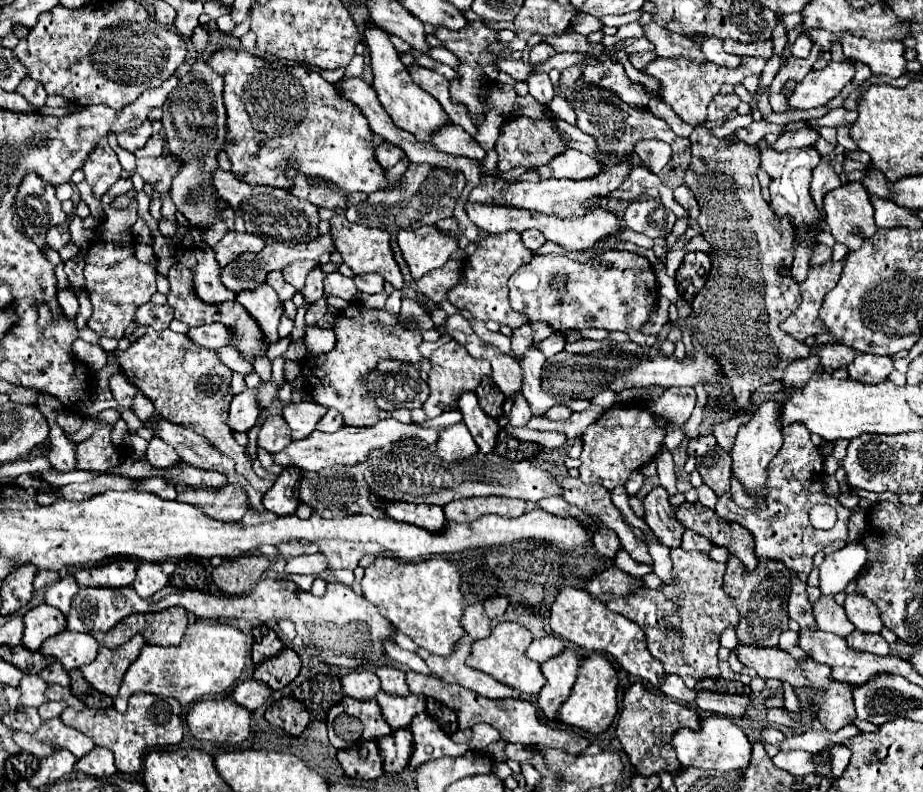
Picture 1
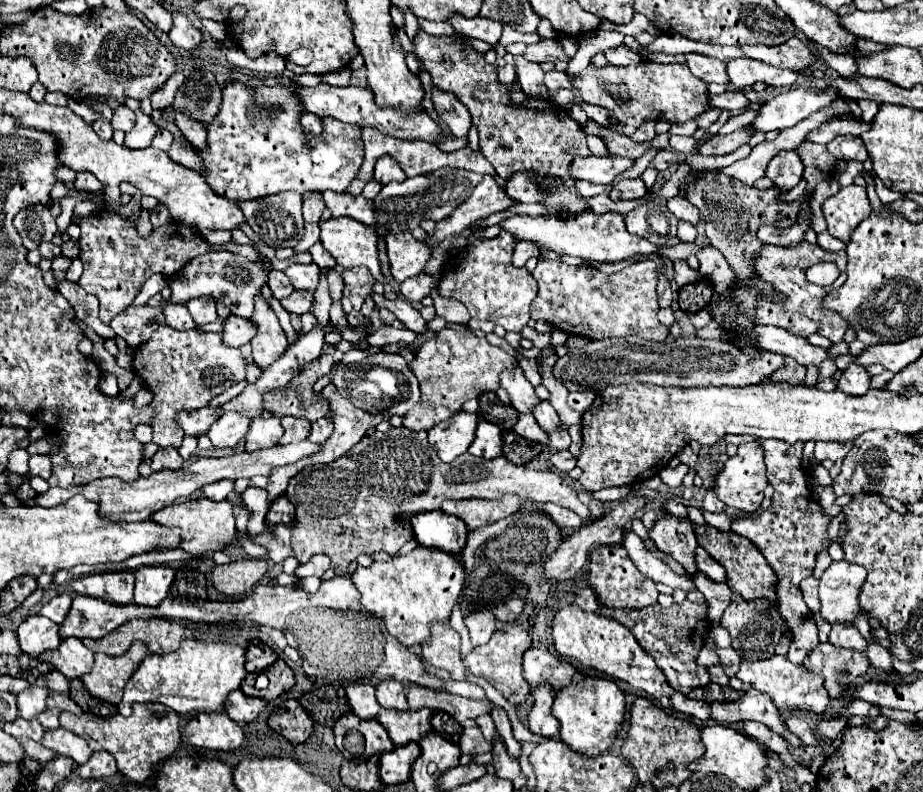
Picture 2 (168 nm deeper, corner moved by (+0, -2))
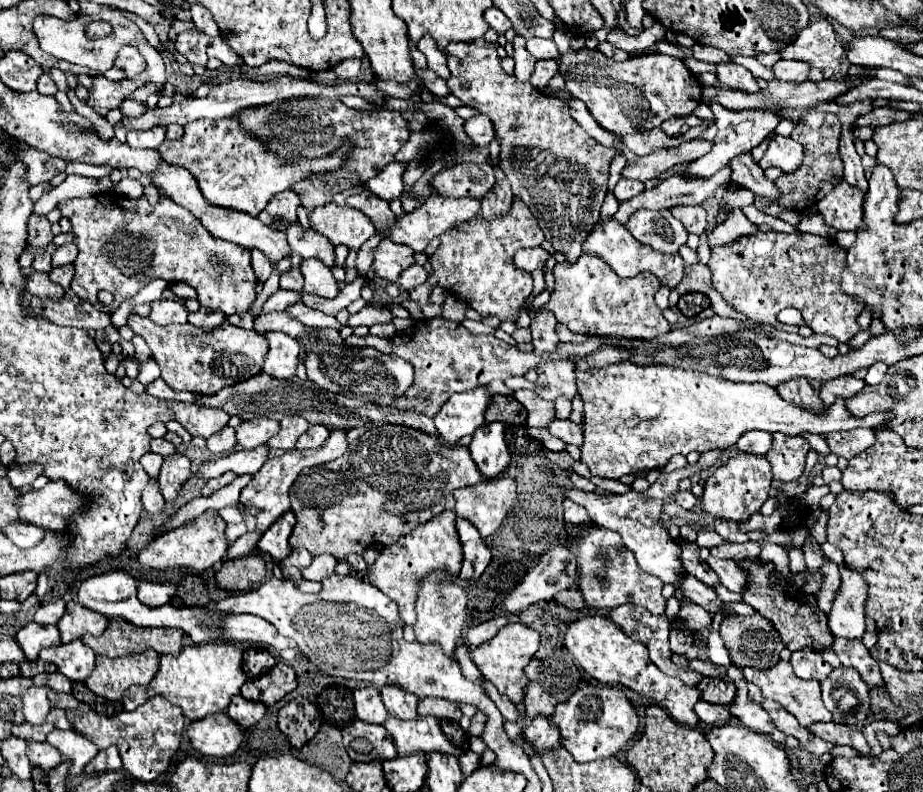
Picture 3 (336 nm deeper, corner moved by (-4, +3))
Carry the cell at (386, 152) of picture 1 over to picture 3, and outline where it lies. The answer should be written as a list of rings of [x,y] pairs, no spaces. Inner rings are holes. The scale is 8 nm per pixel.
[[[388,163],[376,177],[372,177],[372,181],[366,181],[364,187],[372,191],[376,197],[390,201],[392,197],[400,197],[404,191],[402,173],[404,163]]]

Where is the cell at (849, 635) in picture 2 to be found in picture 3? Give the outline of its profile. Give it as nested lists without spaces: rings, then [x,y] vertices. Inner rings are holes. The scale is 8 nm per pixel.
[[[838,637],[838,639],[834,639],[832,649],[844,667],[852,667],[860,673],[860,677],[864,677],[864,681],[870,689],[884,685],[882,677],[880,677],[880,667],[870,657],[870,653],[862,641],[848,641],[848,639]]]

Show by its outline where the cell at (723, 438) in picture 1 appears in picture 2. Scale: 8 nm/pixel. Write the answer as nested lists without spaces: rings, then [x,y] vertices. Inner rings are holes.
[[[730,434],[724,436],[724,442],[726,442],[726,454],[728,454],[728,456],[734,456],[740,442],[752,442],[752,440],[756,440],[756,438],[752,438],[752,436],[730,436]]]

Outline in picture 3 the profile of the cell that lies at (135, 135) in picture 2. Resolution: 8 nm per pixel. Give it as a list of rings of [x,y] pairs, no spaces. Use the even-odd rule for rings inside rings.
[[[154,127],[148,131],[128,131],[126,137],[132,149],[156,149],[166,137],[166,127]]]

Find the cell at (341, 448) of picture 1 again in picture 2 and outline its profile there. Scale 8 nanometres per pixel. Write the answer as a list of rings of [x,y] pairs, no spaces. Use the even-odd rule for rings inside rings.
[[[310,440],[288,444],[288,446],[272,446],[266,450],[256,450],[256,452],[240,452],[228,458],[198,458],[196,462],[184,464],[180,470],[160,470],[150,476],[140,476],[134,482],[124,482],[120,478],[98,478],[82,486],[74,486],[72,490],[64,488],[50,488],[46,494],[38,494],[38,498],[26,502],[30,506],[58,506],[70,500],[74,494],[82,494],[88,500],[94,500],[100,504],[100,514],[110,518],[110,520],[126,520],[126,522],[136,522],[136,520],[146,520],[150,518],[156,510],[176,502],[182,496],[190,496],[194,490],[208,482],[218,482],[224,478],[236,480],[236,478],[254,478],[254,476],[268,476],[272,468],[276,466],[286,466],[292,462],[298,462],[300,458],[310,458],[316,454],[324,444],[314,444]]]

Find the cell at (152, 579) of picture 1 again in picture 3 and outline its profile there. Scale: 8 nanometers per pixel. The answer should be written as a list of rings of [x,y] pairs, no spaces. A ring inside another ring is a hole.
[[[142,581],[142,583],[138,585],[138,599],[140,599],[144,605],[148,605],[148,607],[162,607],[162,605],[170,603],[174,591],[176,591],[176,585],[172,585],[172,583],[160,585],[160,583]]]

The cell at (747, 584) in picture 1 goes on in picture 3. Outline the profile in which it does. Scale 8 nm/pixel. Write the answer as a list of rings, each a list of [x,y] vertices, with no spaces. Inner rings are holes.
[[[760,613],[752,617],[726,617],[720,623],[720,635],[730,651],[730,659],[736,667],[752,667],[752,669],[770,669],[780,661],[780,651],[784,649],[780,641],[780,633],[774,629],[774,625],[768,623]]]

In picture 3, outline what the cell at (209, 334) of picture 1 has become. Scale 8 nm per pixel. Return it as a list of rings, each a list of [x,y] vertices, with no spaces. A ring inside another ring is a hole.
[[[286,311],[278,313],[266,313],[254,319],[254,329],[258,333],[264,331],[282,331],[298,341],[302,341],[304,349],[304,365],[310,381],[314,381],[318,387],[330,393],[340,393],[346,397],[356,397],[362,401],[372,401],[378,405],[392,405],[396,399],[404,395],[404,391],[414,381],[414,369],[408,361],[392,355],[384,355],[380,351],[374,351],[372,347],[350,347],[338,337],[340,333],[336,329],[318,329],[316,335],[308,331],[304,323],[288,315]]]

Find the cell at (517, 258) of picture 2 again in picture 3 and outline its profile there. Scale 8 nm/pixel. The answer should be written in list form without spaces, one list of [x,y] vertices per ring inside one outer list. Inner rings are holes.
[[[530,247],[530,249],[520,249],[520,251],[514,255],[514,263],[516,263],[520,269],[532,273],[532,271],[536,271],[536,269],[542,269],[544,263],[548,261],[548,257],[550,257],[550,253],[544,251],[542,247]]]

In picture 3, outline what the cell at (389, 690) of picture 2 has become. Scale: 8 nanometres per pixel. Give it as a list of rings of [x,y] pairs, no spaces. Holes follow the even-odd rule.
[[[386,685],[384,689],[380,689],[382,701],[388,709],[388,713],[392,717],[400,717],[400,719],[416,719],[416,705],[418,705],[418,697],[412,693],[406,693],[404,689],[398,689],[396,685]]]

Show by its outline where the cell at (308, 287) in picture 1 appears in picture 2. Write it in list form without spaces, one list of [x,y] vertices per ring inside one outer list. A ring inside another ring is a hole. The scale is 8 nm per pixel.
[[[296,290],[292,296],[284,298],[280,304],[288,310],[288,312],[296,312],[296,314],[304,314],[312,308],[314,302],[314,294],[308,294],[308,290]]]

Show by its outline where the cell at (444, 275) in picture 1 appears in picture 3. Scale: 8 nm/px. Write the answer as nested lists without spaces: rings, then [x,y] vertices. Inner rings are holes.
[[[410,265],[408,269],[404,269],[404,273],[400,273],[398,277],[398,283],[404,287],[404,289],[412,289],[412,287],[418,287],[426,281],[426,269],[422,265]]]

